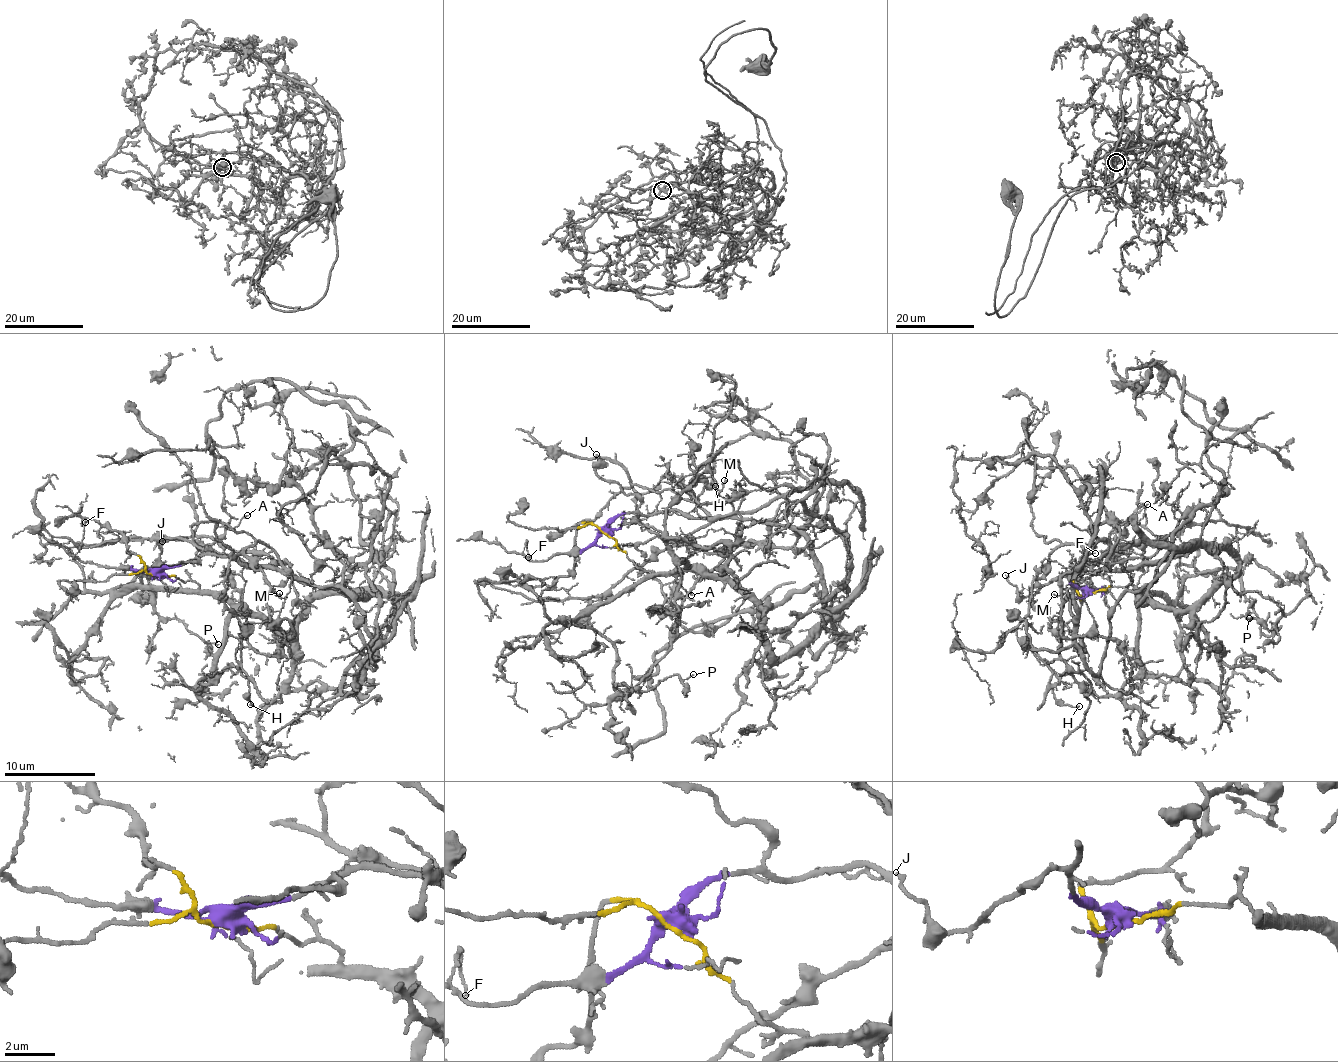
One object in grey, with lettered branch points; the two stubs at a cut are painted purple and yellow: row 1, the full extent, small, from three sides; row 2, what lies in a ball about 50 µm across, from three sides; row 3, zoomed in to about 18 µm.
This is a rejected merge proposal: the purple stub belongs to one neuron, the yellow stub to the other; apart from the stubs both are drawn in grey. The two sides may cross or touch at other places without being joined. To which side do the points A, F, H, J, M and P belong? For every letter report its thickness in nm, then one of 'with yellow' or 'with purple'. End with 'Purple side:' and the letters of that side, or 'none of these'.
A: calibre 130 nm; with purple
F: calibre 100 nm; with purple
H: calibre 120 nm; with yellow
J: calibre 130 nm; with purple
M: calibre 120 nm; with purple
P: calibre 100 nm; with yellow
Purple side: A, F, J, M

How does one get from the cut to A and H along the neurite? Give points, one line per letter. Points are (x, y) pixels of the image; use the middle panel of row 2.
A: (602, 531), (620, 514), (680, 511), (706, 520), (636, 565), (662, 583), (676, 582), (692, 595)
H: (602, 531), (638, 568), (687, 570), (690, 562), (680, 561), (665, 538), (666, 512), (708, 464), (714, 487)

